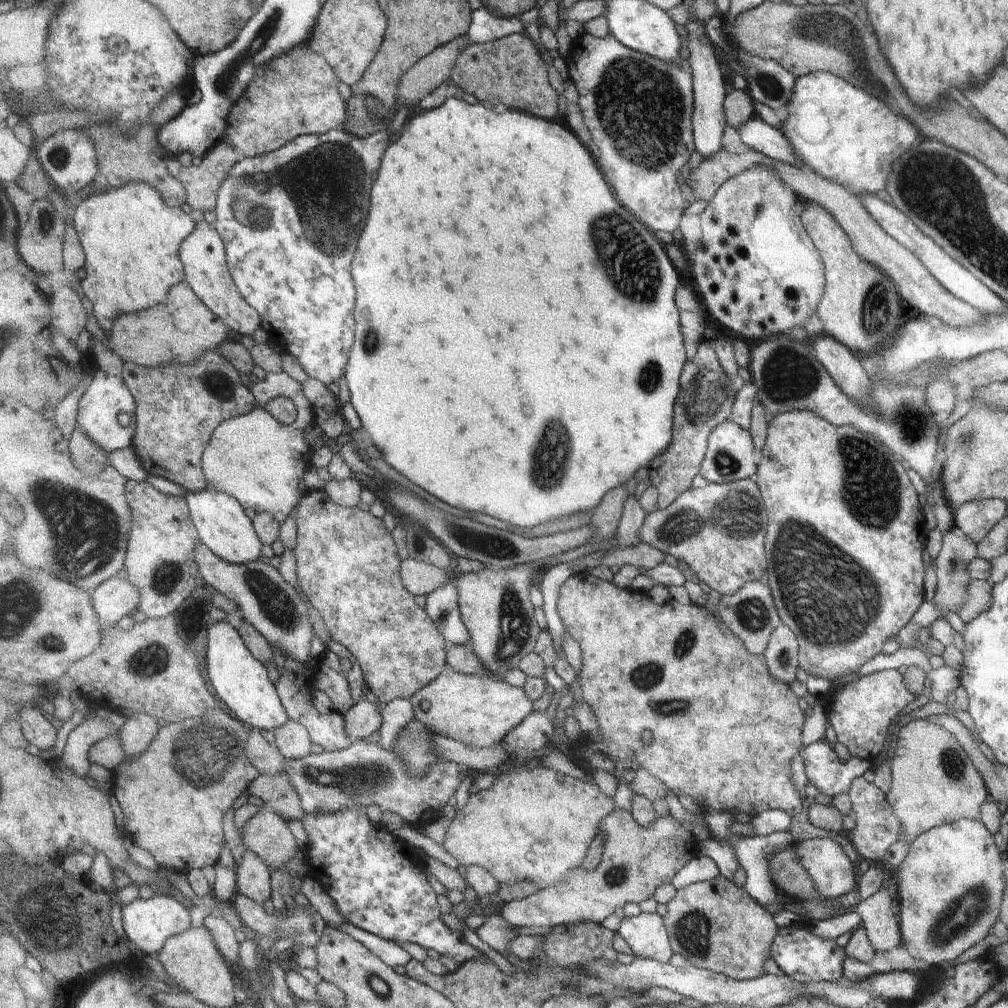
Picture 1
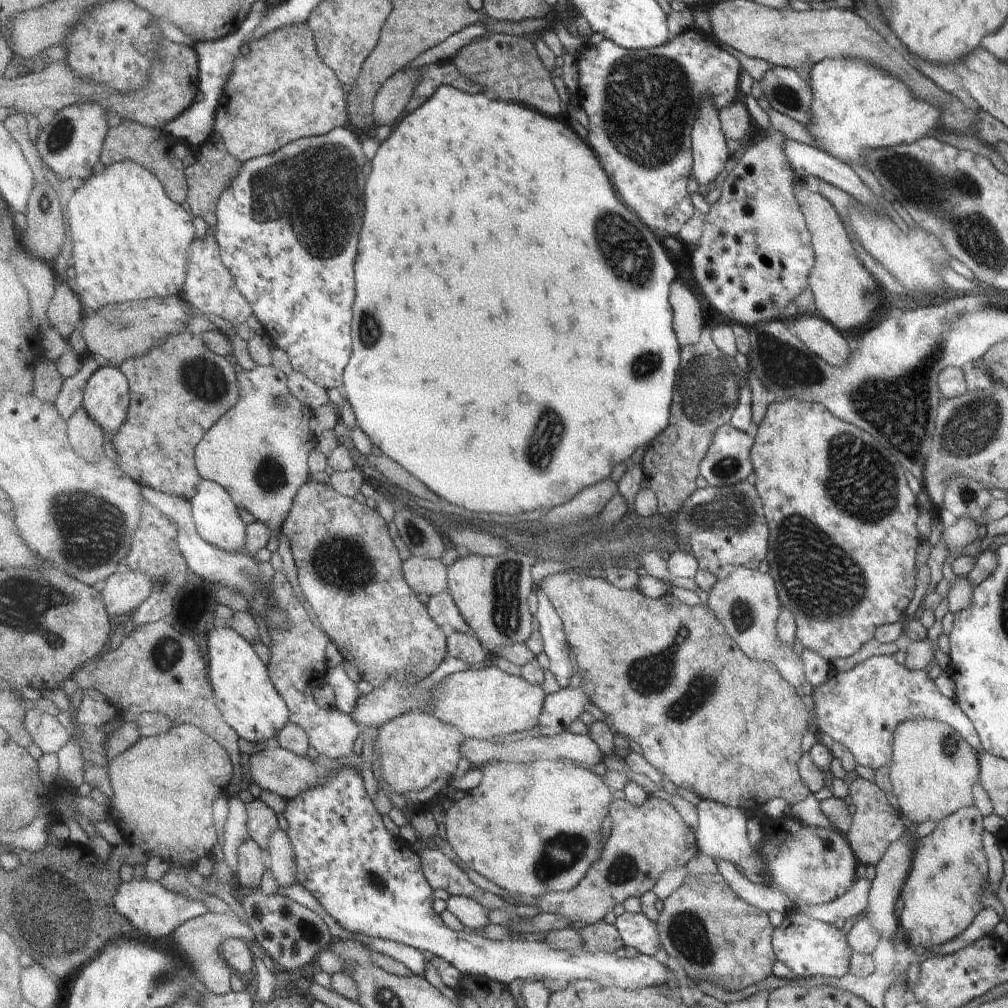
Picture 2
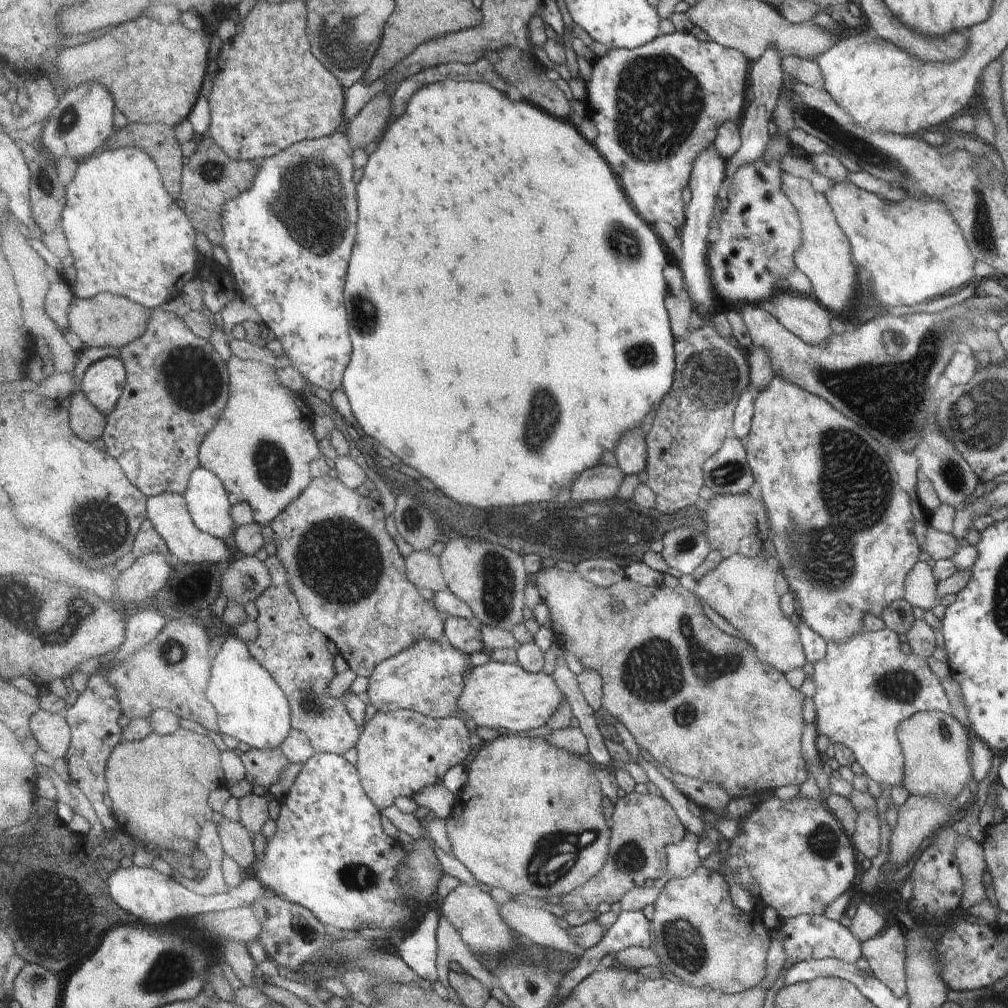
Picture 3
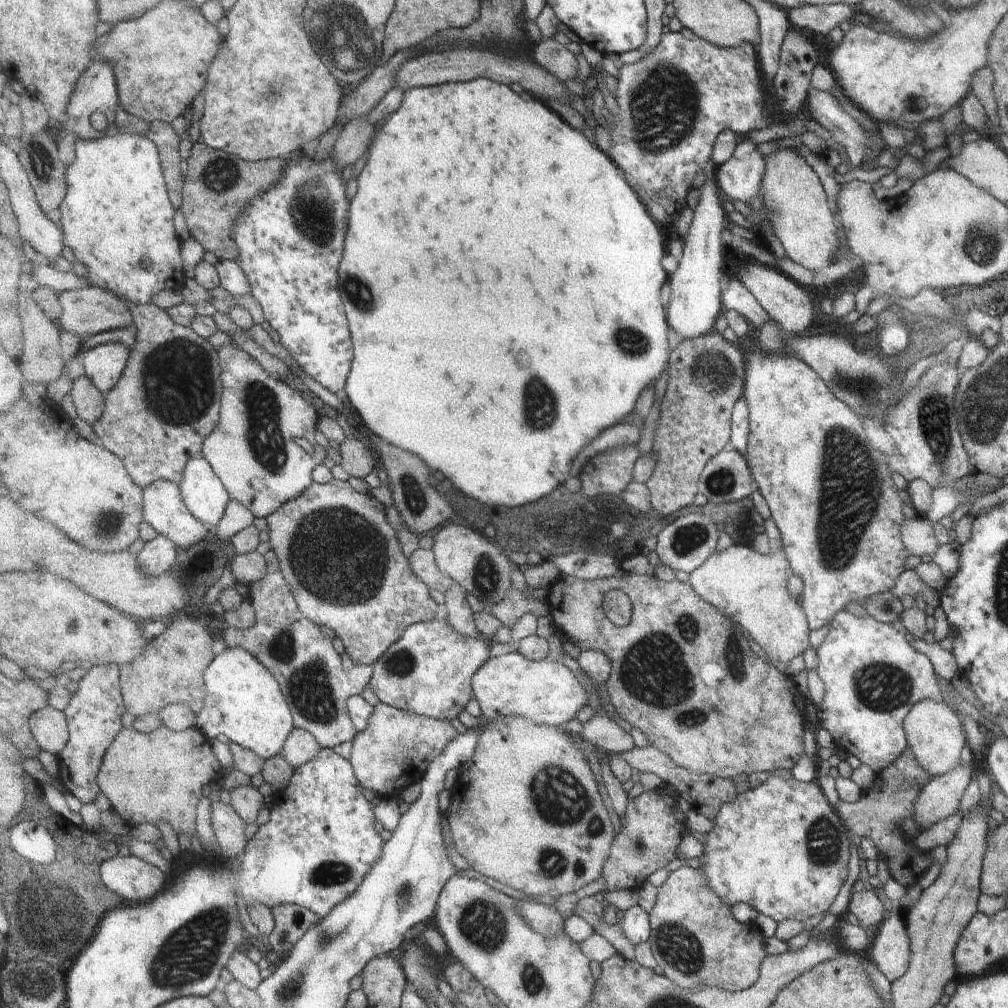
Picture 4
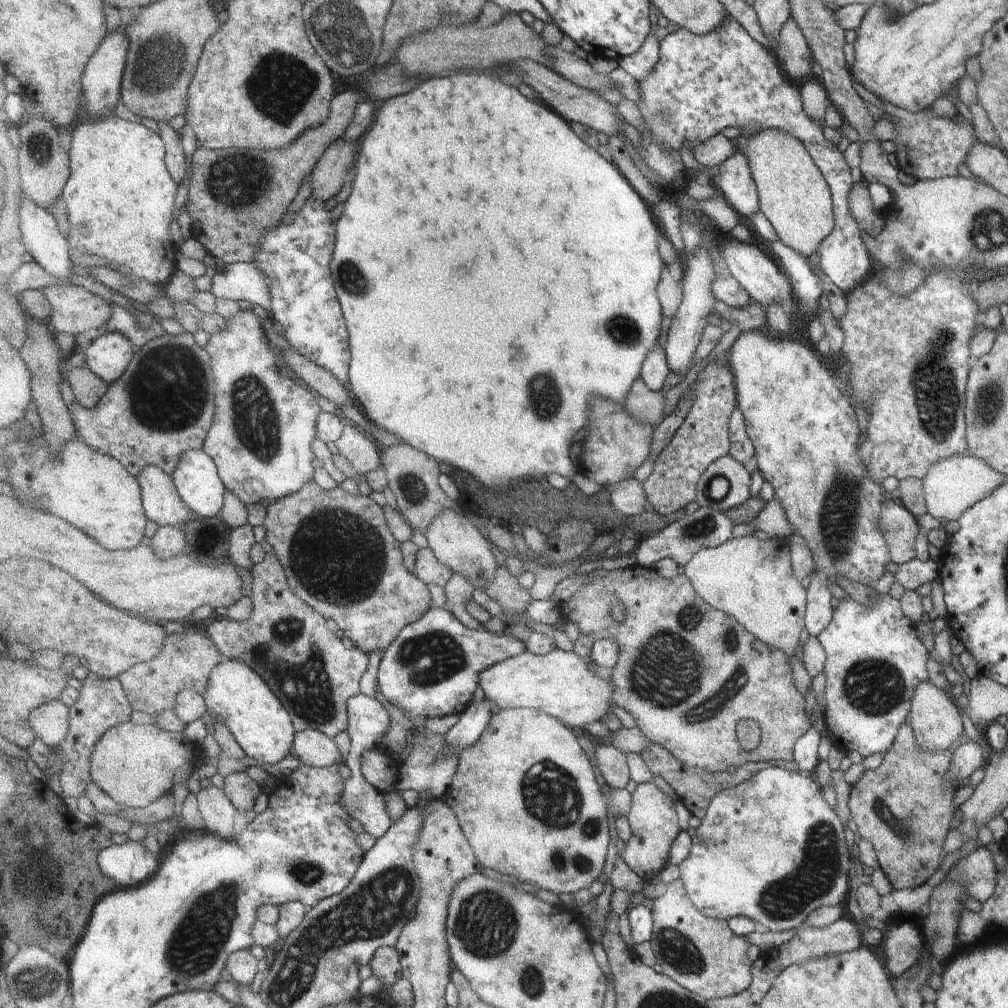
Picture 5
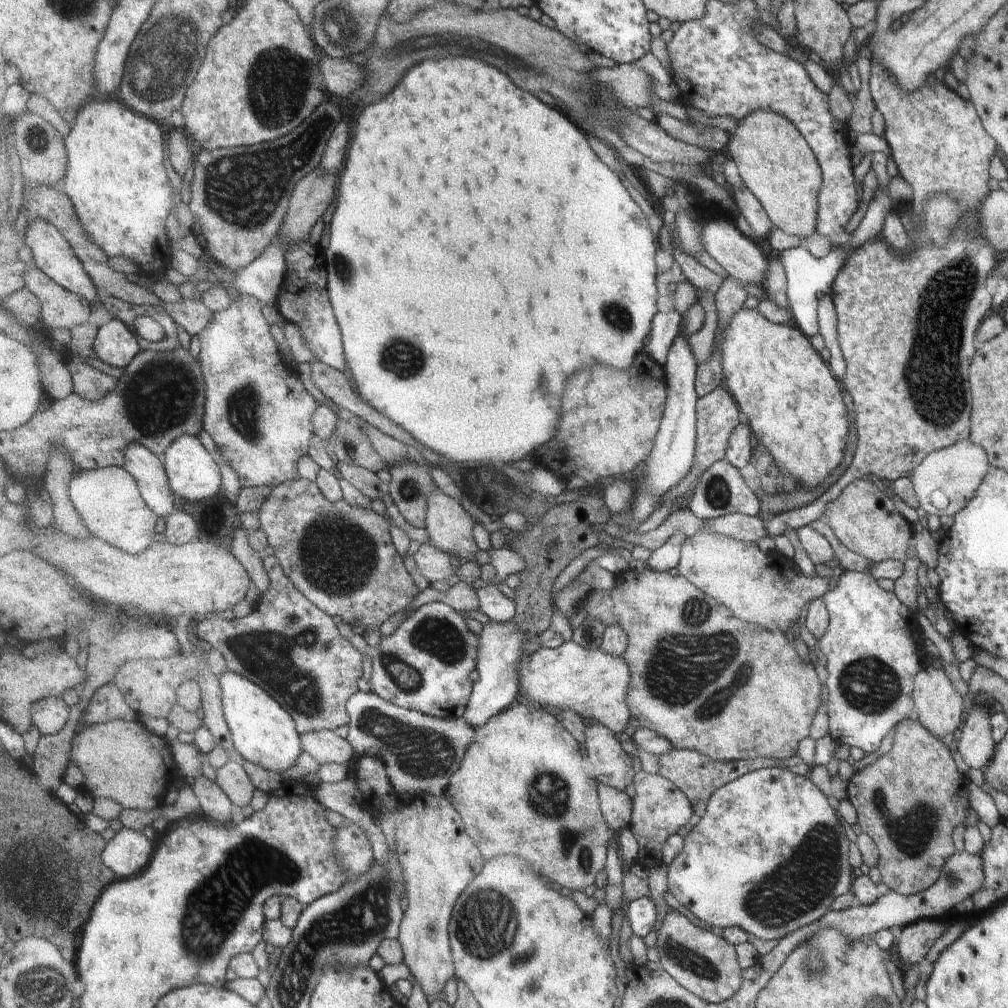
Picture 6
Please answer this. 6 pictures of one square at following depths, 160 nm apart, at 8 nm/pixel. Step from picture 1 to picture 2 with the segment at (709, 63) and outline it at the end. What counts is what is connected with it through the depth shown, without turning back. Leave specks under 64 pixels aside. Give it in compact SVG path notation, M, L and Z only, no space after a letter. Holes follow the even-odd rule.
M703 96L701 100L701 112L692 132L692 154L692 175L699 186L714 182L719 174L725 172L725 166L732 157L721 128L720 110L709 96Z

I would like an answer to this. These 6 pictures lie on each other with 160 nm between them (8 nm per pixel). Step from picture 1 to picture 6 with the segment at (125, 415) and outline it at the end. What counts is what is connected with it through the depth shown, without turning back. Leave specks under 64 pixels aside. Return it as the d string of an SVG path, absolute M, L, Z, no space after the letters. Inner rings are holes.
M112 318L103 324L94 339L96 355L108 365L125 368L142 351L139 336L121 320Z

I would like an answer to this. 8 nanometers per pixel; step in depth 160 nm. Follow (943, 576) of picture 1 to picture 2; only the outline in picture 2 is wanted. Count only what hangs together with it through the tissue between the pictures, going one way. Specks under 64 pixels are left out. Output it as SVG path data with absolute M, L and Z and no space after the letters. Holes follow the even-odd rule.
M961 516L953 526L942 530L941 538L949 552L949 556L945 556L945 560L951 562L953 558L960 556L963 546L971 545L978 539L977 530L979 530L979 524L975 524L967 516Z

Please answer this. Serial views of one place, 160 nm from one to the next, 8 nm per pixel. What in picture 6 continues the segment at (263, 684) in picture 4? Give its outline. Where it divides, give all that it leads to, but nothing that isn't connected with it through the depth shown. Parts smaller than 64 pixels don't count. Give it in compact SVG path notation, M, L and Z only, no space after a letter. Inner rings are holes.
M229 669L219 678L224 715L232 732L235 750L243 759L283 778L283 772L293 768L299 754L304 751L294 718L276 698L246 676Z

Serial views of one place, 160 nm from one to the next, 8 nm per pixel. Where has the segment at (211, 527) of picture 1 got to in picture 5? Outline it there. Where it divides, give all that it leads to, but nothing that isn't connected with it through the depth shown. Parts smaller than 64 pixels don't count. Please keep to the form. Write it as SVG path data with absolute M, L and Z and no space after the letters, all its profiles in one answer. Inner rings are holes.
M203 448L188 450L172 477L181 498L184 498L185 504L197 519L202 516L203 518L215 518L220 514L224 507L224 496L228 490L223 480L221 480L217 463L207 451Z

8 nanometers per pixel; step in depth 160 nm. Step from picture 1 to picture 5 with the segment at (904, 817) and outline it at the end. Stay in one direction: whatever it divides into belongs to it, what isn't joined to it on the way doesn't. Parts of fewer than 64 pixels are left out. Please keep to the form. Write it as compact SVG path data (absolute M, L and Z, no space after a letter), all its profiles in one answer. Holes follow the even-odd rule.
M920 682L914 690L907 716L907 723L911 727L915 742L927 751L940 751L949 748L953 740L962 740L963 727L958 709L953 698L933 686L931 682Z

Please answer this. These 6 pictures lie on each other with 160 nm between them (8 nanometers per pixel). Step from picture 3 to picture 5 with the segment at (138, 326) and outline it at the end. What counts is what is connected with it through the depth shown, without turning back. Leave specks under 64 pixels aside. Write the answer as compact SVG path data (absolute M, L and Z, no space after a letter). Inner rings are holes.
M51 285L42 290L52 304L48 323L57 332L77 336L86 330L101 331L112 317L112 306L104 298L75 285Z

